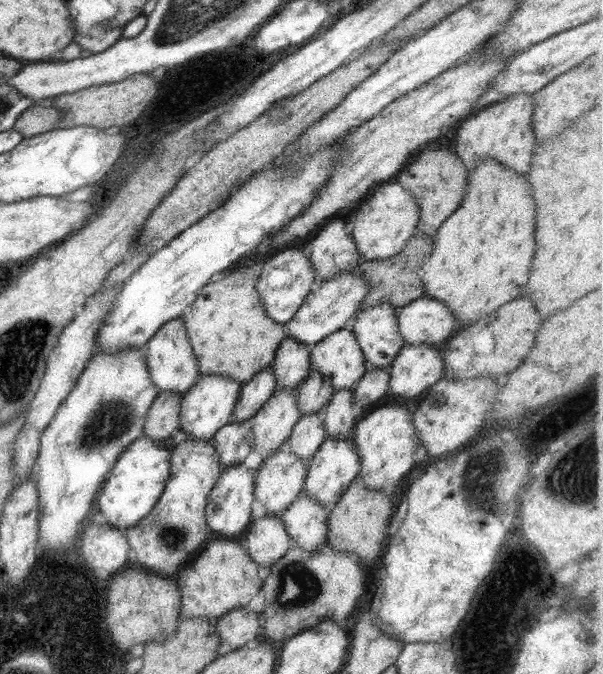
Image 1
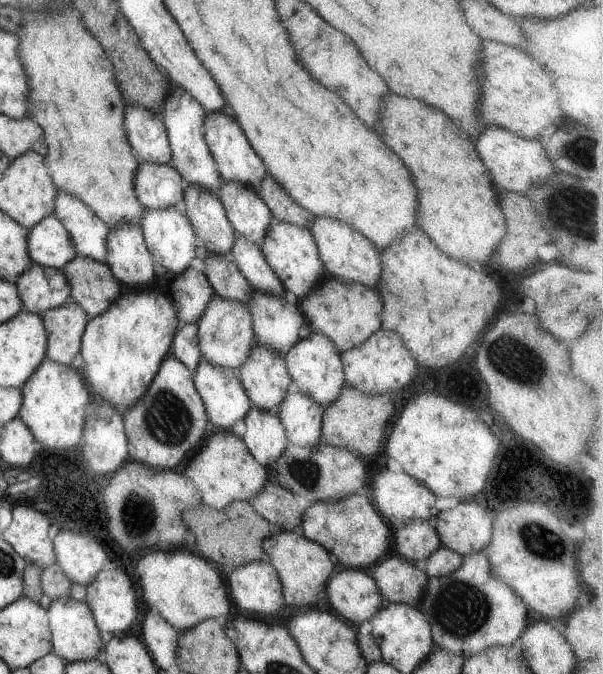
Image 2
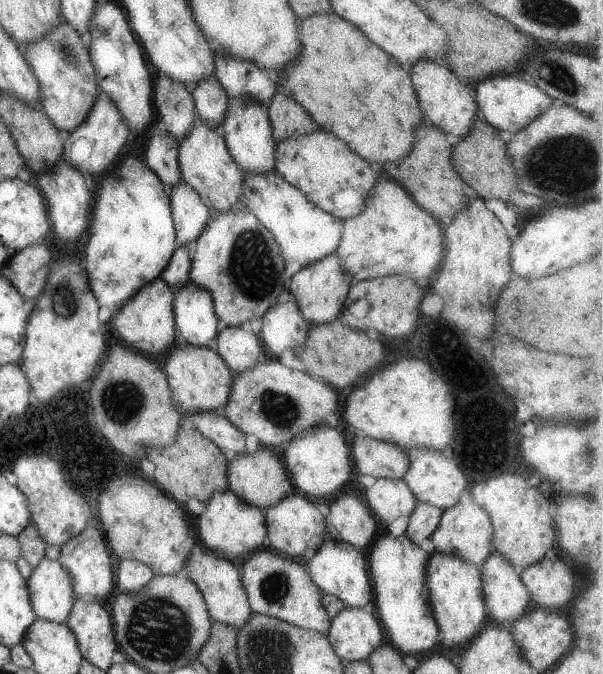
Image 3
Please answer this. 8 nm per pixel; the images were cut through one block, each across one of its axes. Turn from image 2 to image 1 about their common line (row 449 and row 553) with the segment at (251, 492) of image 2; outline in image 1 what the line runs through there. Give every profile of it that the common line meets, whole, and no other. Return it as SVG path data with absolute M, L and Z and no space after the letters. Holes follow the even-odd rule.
M212 537L206 541L198 556L178 572L181 593L181 618L206 618L217 620L234 608L246 608L262 588L258 564L248 556L248 551L234 538Z

